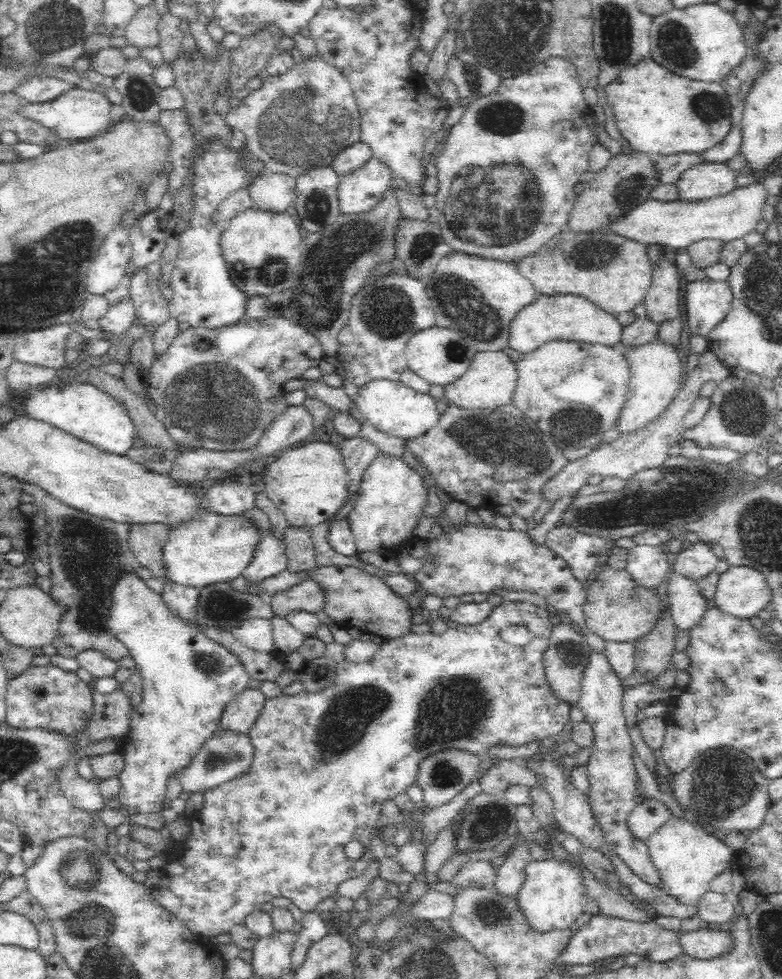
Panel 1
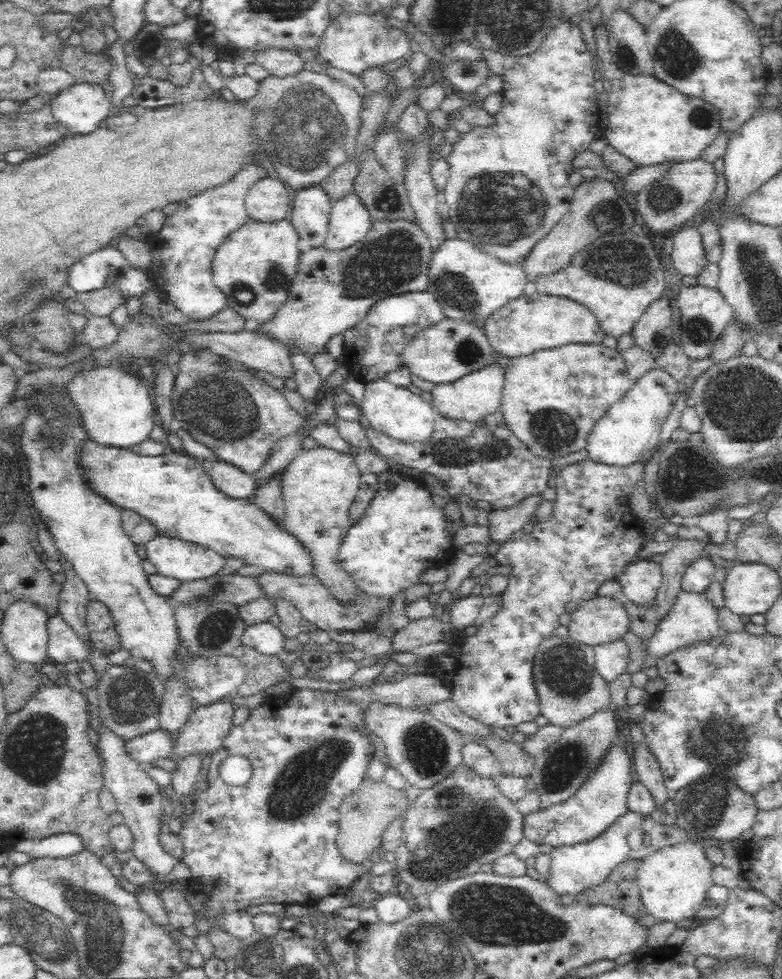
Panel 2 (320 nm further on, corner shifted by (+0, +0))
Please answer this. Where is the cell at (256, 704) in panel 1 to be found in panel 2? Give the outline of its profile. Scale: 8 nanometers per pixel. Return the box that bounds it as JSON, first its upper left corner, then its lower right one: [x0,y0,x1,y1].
[172,702,234,756]

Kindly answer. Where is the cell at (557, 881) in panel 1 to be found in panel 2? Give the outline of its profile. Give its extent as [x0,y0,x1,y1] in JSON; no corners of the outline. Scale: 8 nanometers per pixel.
[544,811,689,896]

